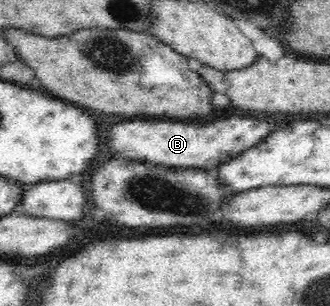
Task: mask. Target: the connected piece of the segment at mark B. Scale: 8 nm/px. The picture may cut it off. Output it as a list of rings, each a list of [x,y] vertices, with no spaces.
[[[226,118],[212,124],[172,124],[172,122],[124,122],[114,124],[106,132],[106,146],[112,156],[128,156],[132,160],[144,160],[167,167],[204,168],[212,160],[228,160],[238,157],[246,149],[270,134],[274,122],[254,118]]]

